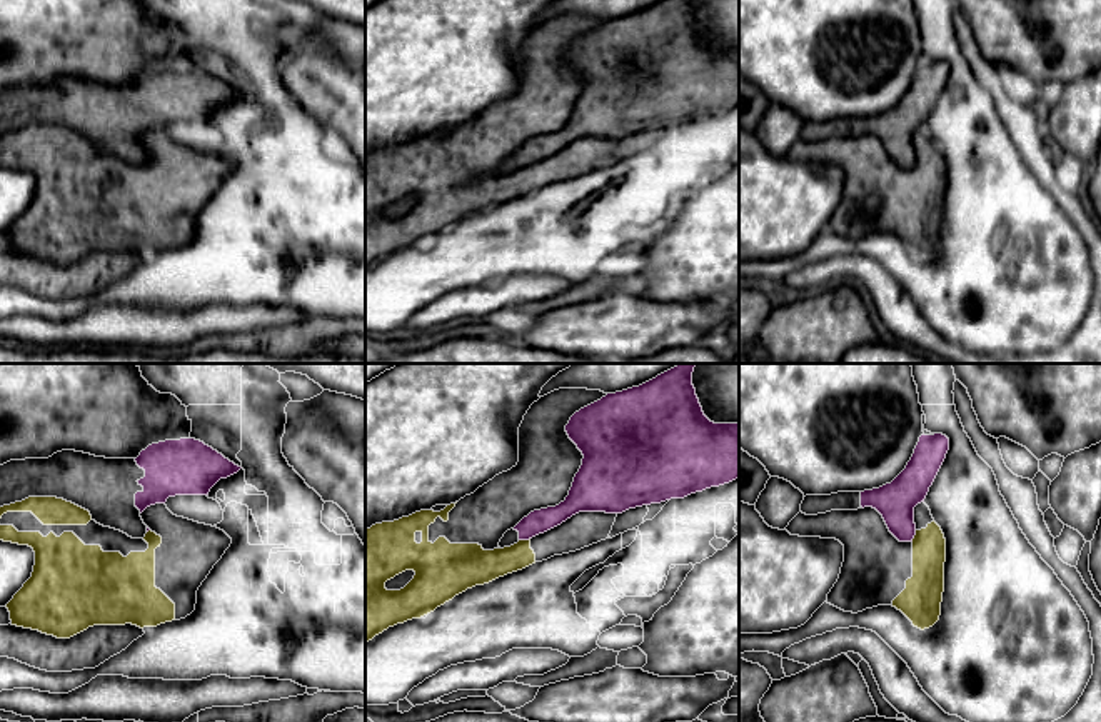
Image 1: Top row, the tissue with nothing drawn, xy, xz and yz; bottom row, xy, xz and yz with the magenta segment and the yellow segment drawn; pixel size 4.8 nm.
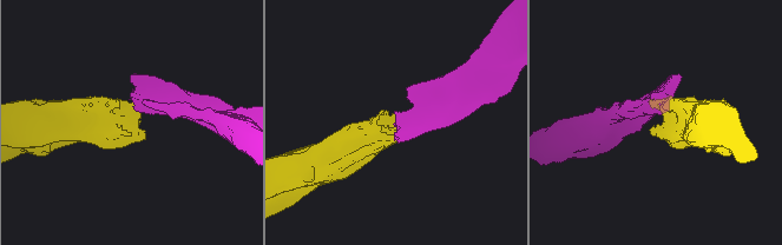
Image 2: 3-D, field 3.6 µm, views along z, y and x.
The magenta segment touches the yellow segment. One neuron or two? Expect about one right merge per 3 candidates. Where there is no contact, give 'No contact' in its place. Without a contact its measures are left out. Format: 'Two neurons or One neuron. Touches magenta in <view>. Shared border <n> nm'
Two neurons. Touches magenta in xz. Shared border 60 nm

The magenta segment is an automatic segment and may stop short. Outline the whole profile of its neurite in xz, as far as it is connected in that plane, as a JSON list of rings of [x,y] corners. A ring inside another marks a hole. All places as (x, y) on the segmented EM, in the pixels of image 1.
[[[679,364],[639,387],[607,394],[576,412],[566,432],[584,459],[569,495],[556,507],[530,512],[504,534],[499,547],[529,540],[579,512],[622,514],[739,479],[739,422],[714,424],[704,415],[692,385],[694,367]]]

